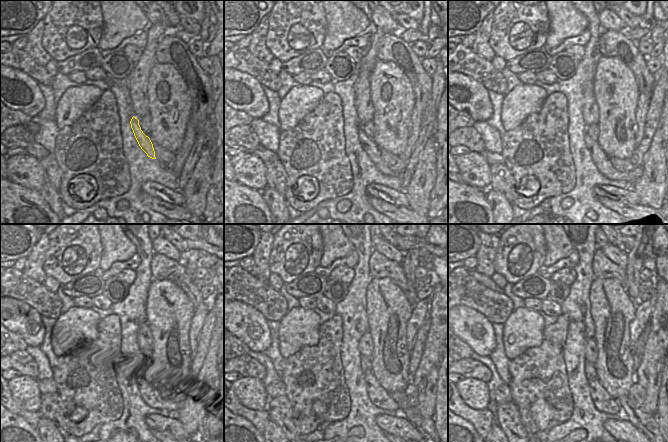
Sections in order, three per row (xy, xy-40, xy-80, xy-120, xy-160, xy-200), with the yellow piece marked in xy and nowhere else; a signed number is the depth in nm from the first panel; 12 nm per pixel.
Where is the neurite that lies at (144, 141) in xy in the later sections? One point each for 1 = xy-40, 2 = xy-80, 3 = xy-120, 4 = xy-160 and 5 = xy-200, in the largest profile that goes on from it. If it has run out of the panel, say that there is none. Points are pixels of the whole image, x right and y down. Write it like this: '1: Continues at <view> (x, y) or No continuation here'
1: Continues at xy-40 (368, 144)
2: Continues at xy-80 (601, 160)
3: Continues at xy-120 (157, 396)
4: Continues at xy-160 (378, 395)
5: Continues at xy-200 (603, 401).

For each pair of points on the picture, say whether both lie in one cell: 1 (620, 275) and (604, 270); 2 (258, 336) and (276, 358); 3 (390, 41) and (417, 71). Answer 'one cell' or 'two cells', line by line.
1: one cell
2: two cells
3: one cell

